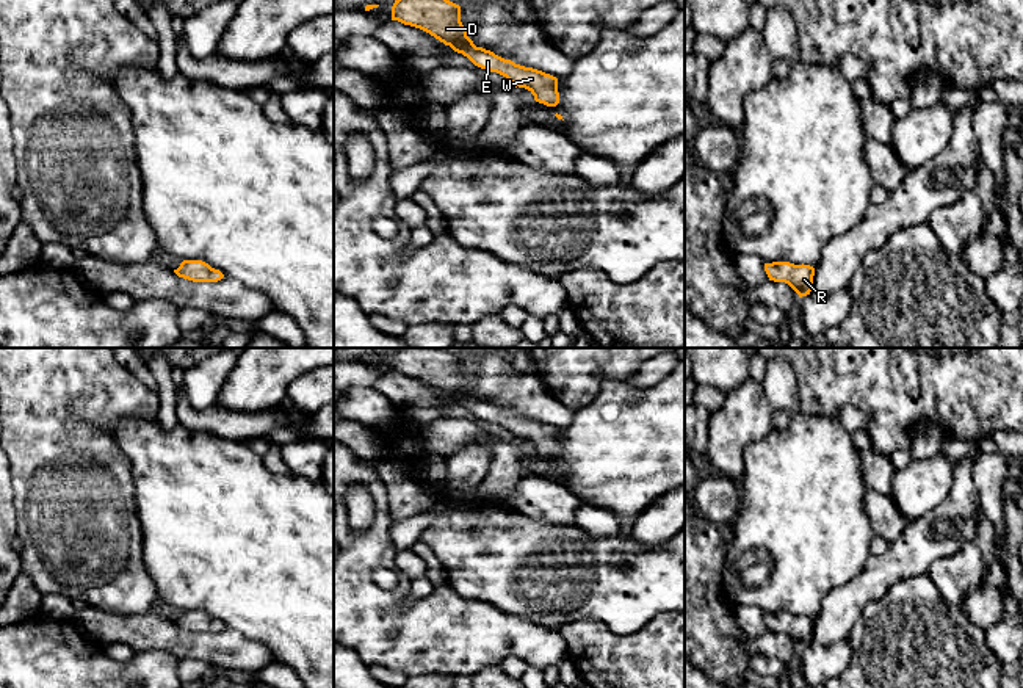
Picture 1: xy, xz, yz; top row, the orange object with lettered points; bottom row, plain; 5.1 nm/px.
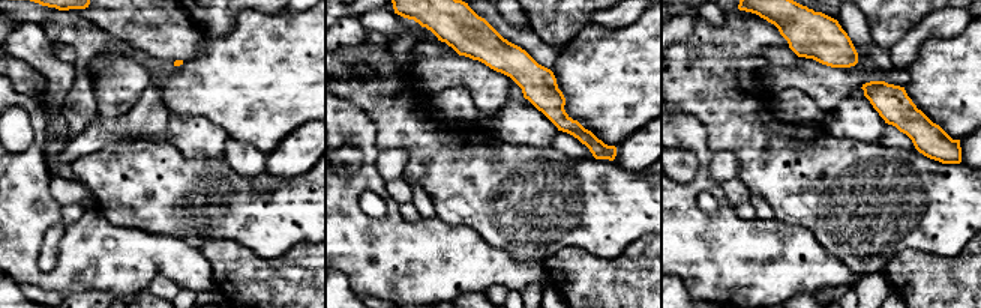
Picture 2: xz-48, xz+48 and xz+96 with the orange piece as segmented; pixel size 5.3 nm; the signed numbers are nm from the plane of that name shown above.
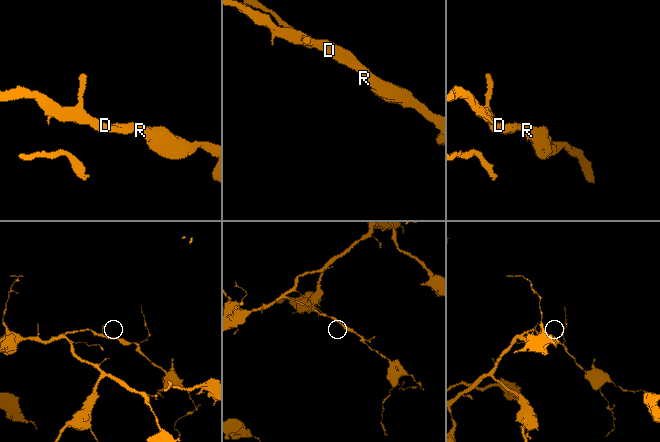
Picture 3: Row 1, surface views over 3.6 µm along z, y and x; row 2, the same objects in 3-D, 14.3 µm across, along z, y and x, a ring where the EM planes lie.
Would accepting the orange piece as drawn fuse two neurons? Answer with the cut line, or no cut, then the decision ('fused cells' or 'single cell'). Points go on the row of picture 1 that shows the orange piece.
no cut; single cell

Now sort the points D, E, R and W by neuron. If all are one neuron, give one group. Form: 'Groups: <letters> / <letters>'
Groups: D E R W

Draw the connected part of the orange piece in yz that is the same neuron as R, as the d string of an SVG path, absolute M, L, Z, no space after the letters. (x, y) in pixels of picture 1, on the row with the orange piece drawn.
M790 262L765 263L769 281L788 284L799 298L810 295L815 268L810 265L794 265Z

